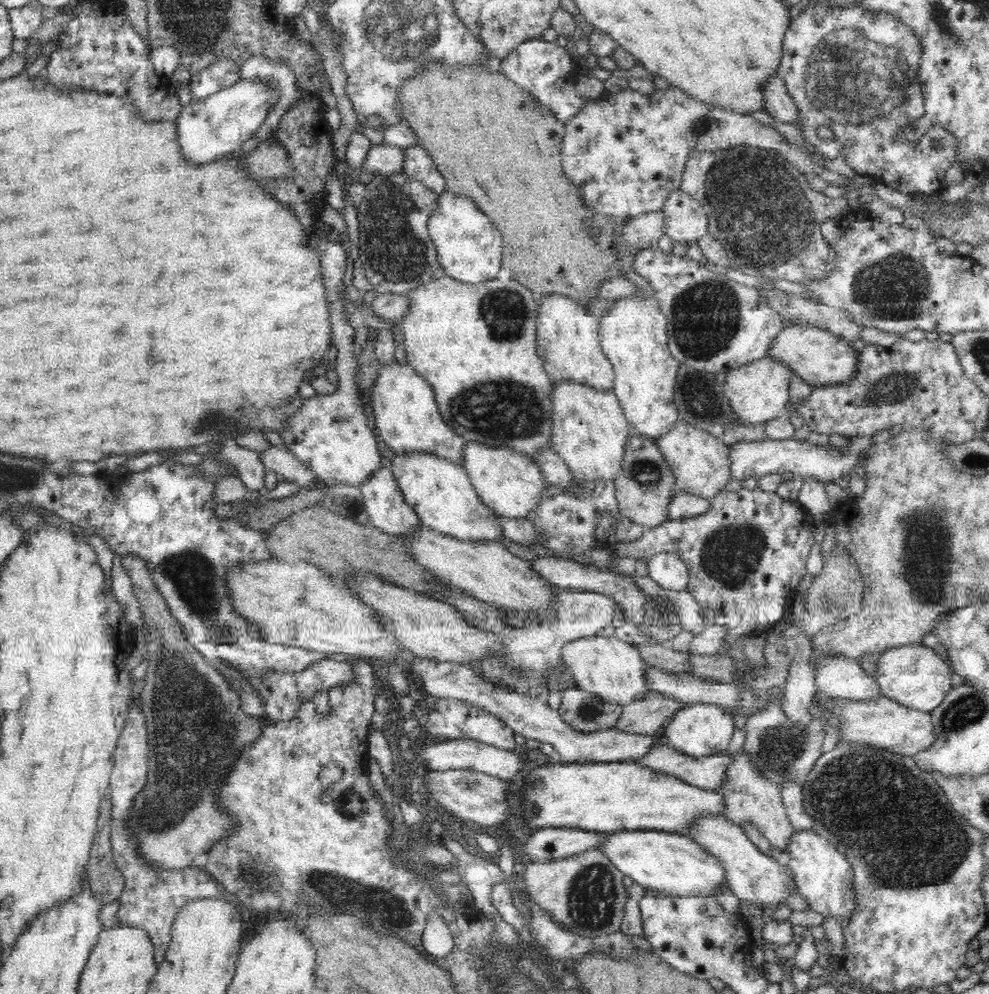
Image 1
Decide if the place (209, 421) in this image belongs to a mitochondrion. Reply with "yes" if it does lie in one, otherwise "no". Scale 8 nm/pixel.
yes

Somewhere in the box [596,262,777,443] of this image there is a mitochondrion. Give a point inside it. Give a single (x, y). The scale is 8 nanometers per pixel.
(706, 317)

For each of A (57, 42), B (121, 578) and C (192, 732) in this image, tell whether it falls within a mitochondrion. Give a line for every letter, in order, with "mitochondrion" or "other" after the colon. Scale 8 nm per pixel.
A: other
B: other
C: mitochondrion

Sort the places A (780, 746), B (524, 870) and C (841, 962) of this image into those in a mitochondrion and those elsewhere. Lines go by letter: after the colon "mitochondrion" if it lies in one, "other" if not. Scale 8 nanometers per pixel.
A: mitochondrion
B: other
C: other

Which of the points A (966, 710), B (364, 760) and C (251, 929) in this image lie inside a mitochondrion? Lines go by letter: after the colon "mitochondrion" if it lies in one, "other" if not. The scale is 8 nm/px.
A: mitochondrion
B: other
C: other

